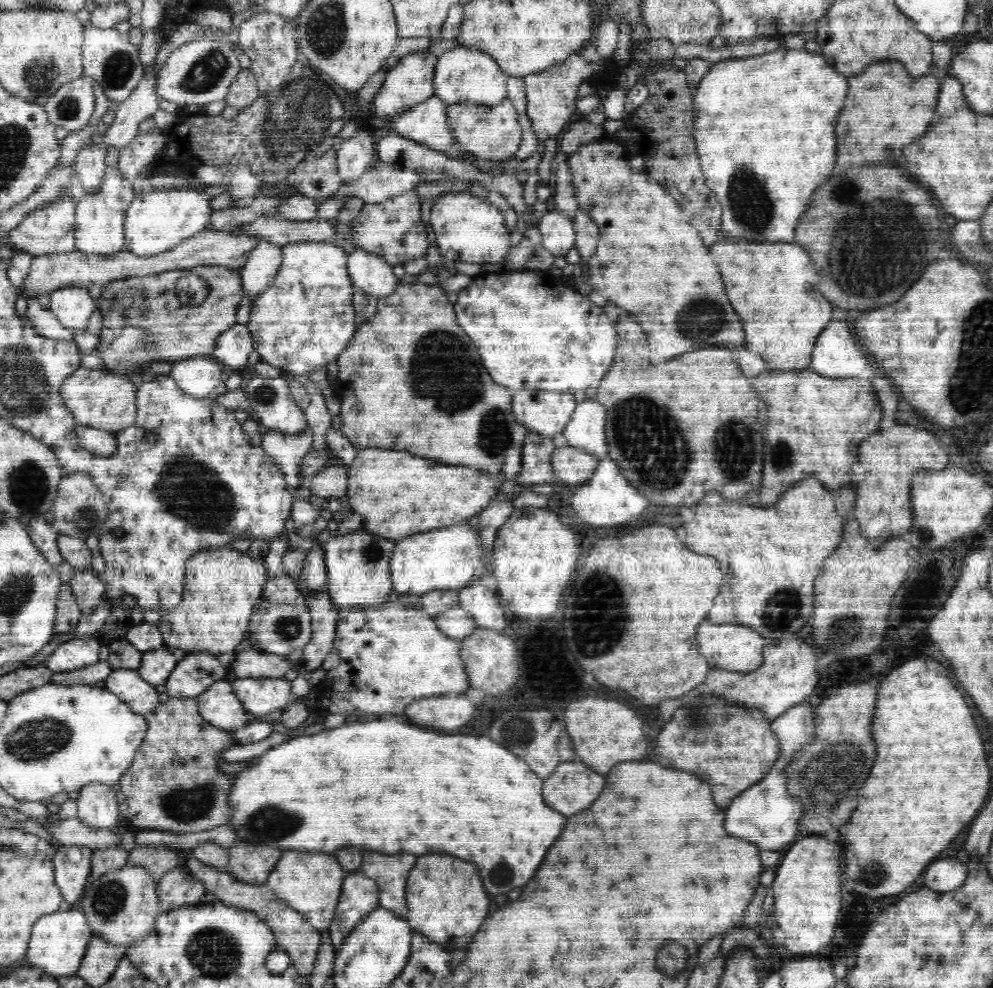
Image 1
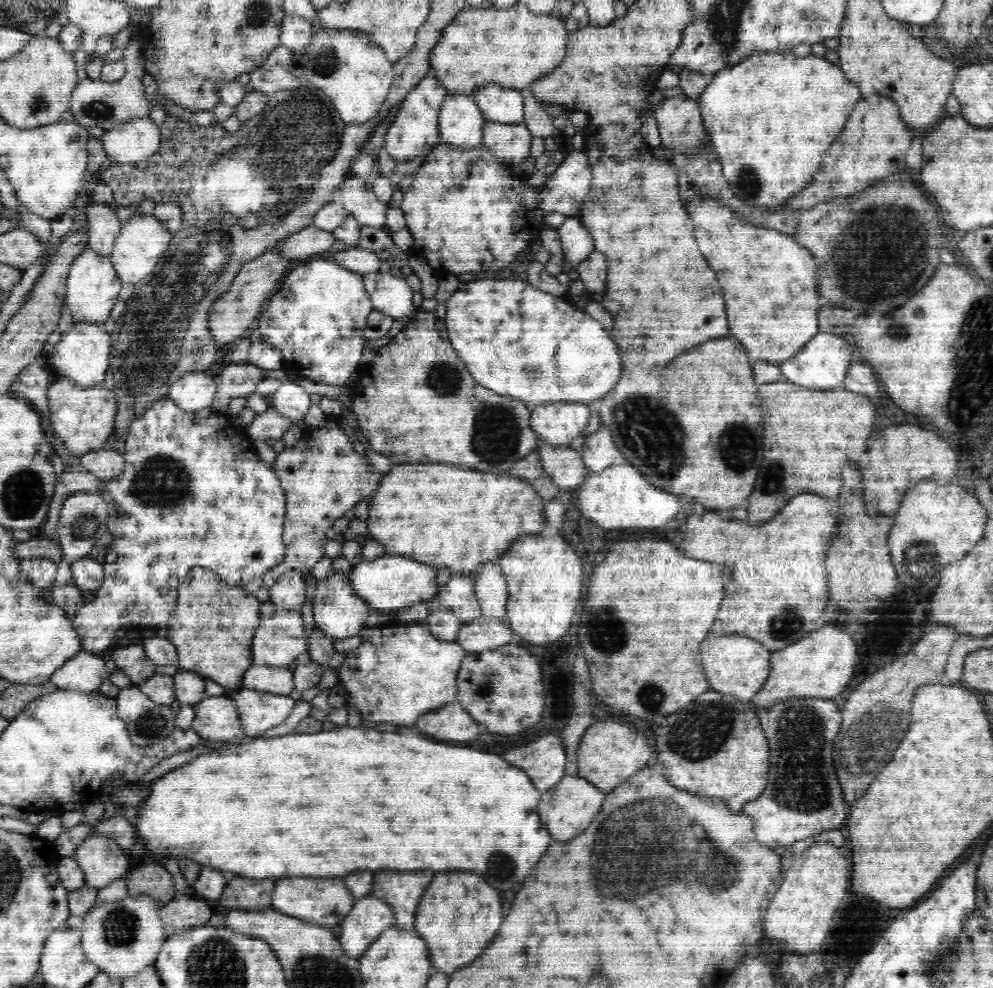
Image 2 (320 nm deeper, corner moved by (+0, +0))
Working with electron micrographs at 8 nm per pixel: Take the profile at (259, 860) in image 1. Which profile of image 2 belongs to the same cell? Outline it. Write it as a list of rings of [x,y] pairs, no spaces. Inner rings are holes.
[[[229,876],[226,888],[217,902],[227,910],[264,910],[271,906],[276,878],[268,880],[248,880],[248,878],[232,878]]]

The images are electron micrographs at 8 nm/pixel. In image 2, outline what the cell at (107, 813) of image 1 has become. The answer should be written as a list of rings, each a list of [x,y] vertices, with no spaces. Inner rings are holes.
[[[104,834],[90,836],[82,846],[84,848],[78,850],[77,862],[83,869],[88,888],[99,890],[130,872],[128,858],[122,854],[115,838]]]

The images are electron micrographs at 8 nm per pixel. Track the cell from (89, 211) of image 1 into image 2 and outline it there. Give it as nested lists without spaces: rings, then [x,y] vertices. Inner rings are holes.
[[[86,243],[81,252],[69,264],[65,300],[68,309],[70,309],[70,315],[75,320],[96,322],[96,325],[104,326],[114,305],[120,300],[119,294],[122,290],[120,282],[121,280],[113,267],[111,257],[94,251]]]

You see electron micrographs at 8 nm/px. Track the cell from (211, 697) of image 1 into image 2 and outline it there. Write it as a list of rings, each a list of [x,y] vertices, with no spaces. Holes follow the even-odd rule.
[[[231,695],[210,696],[197,704],[191,729],[213,745],[238,737],[243,730]]]

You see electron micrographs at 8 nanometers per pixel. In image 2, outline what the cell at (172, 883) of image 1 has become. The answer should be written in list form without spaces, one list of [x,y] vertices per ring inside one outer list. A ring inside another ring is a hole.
[[[176,891],[168,904],[159,907],[164,934],[169,937],[192,926],[207,925],[214,913],[213,906],[197,895],[189,897]]]

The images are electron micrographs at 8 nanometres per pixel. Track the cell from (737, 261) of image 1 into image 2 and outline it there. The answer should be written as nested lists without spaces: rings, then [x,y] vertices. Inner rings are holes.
[[[720,203],[696,204],[696,208],[686,208],[688,216],[692,216],[692,224],[696,228],[696,240],[700,252],[708,256],[708,264],[716,272],[720,280],[720,288],[726,300],[728,326],[730,334],[740,340],[746,348],[746,354],[754,360],[768,360],[768,363],[784,363],[792,359],[806,346],[806,343],[819,333],[819,308],[822,306],[817,284],[816,265],[811,252],[802,248],[792,236],[780,234],[768,228],[740,228],[740,220],[732,216],[732,210],[720,208]]]

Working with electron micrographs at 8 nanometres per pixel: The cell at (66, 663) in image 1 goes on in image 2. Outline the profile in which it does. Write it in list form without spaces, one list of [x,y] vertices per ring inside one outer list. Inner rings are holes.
[[[86,651],[70,657],[52,673],[50,681],[58,689],[75,689],[76,692],[97,690],[108,679],[106,665],[100,655]]]

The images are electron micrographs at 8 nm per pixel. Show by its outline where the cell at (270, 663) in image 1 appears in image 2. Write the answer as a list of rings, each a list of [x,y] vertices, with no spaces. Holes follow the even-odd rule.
[[[252,665],[242,678],[243,687],[259,689],[260,692],[290,694],[295,688],[293,672],[288,667],[270,667]]]

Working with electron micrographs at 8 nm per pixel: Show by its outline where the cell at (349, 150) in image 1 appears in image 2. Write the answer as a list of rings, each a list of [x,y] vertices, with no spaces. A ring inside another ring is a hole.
[[[348,173],[338,190],[337,199],[361,226],[380,229],[386,224],[386,210],[389,208],[364,181],[358,174]]]

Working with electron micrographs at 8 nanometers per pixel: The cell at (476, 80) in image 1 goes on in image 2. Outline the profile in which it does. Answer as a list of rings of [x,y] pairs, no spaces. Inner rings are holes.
[[[490,81],[473,92],[474,101],[486,121],[499,121],[502,124],[520,124],[524,120],[524,98],[518,89],[504,88]]]

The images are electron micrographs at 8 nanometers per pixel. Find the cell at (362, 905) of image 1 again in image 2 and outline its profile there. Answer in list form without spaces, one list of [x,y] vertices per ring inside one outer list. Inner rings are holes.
[[[360,897],[352,907],[340,924],[338,940],[346,955],[359,958],[386,928],[395,925],[395,920],[391,906],[376,897]]]

